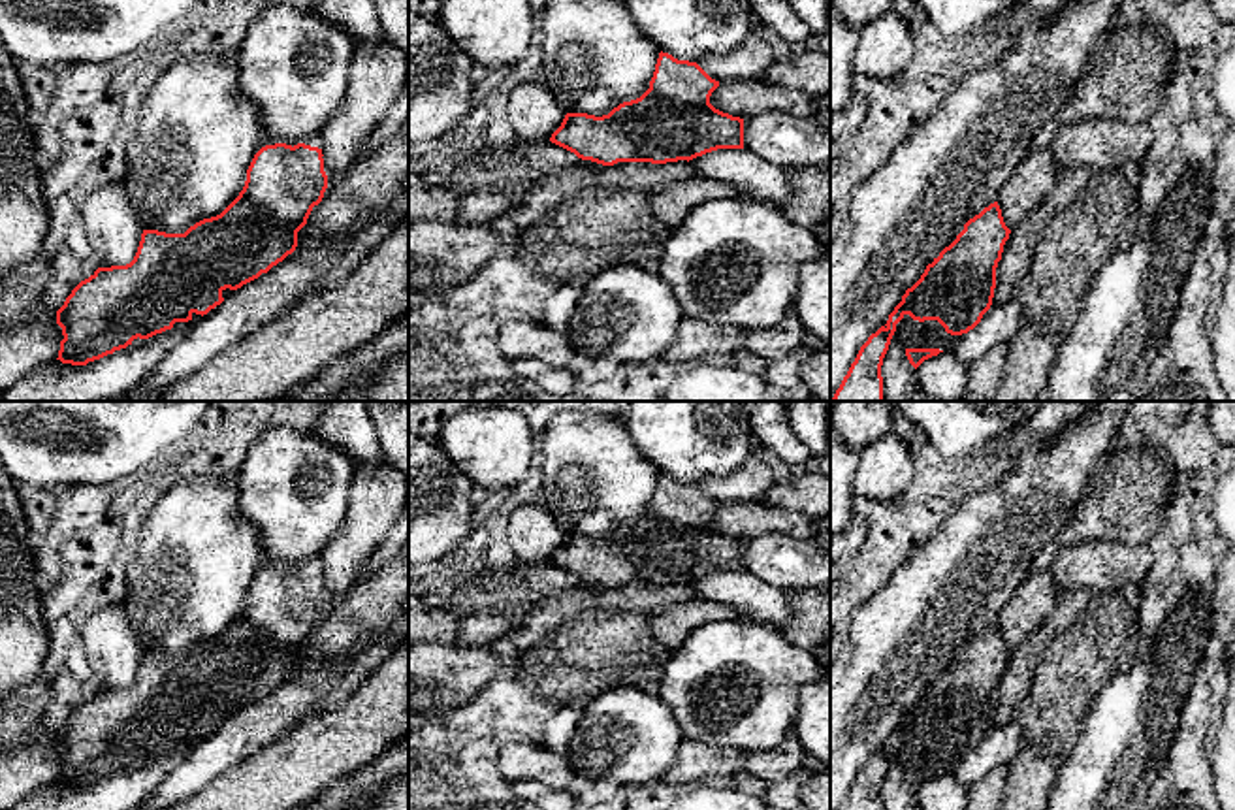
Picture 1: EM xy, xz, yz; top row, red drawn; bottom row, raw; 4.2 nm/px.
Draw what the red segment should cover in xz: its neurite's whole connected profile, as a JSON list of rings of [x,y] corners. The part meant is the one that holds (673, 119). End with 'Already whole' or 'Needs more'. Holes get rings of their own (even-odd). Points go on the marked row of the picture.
[[[661,51],[650,89],[640,98],[623,102],[602,117],[567,113],[550,141],[582,160],[602,166],[689,162],[717,149],[744,149],[744,119],[723,113],[710,104],[717,87],[719,81],[712,79],[697,62],[678,60]]]. Already whole

